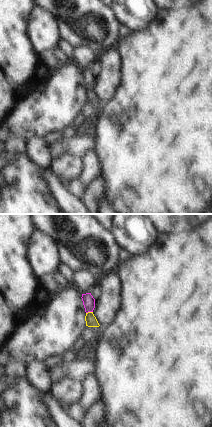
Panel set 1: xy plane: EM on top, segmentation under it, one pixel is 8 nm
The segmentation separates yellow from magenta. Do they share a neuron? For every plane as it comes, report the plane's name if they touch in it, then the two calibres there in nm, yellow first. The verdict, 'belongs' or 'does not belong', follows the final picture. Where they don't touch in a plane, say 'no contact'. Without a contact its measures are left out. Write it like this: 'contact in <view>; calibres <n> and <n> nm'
contact in xy; calibres 90 and 100 nm

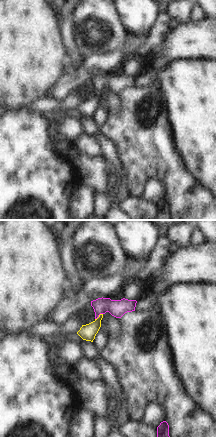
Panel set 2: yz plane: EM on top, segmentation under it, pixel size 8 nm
contact in yz; calibres 130 and 140 nm

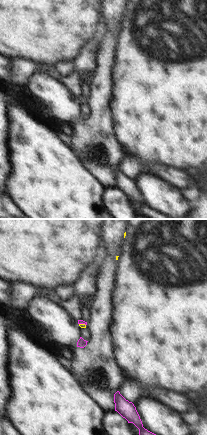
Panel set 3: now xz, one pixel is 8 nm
contact in xz; calibres 30 and 30 nm

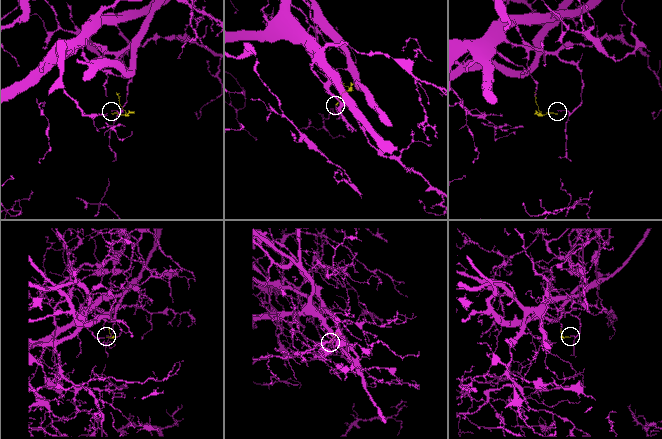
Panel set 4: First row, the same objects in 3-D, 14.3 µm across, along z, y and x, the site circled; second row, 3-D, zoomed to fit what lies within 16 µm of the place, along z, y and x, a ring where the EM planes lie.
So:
belongs

